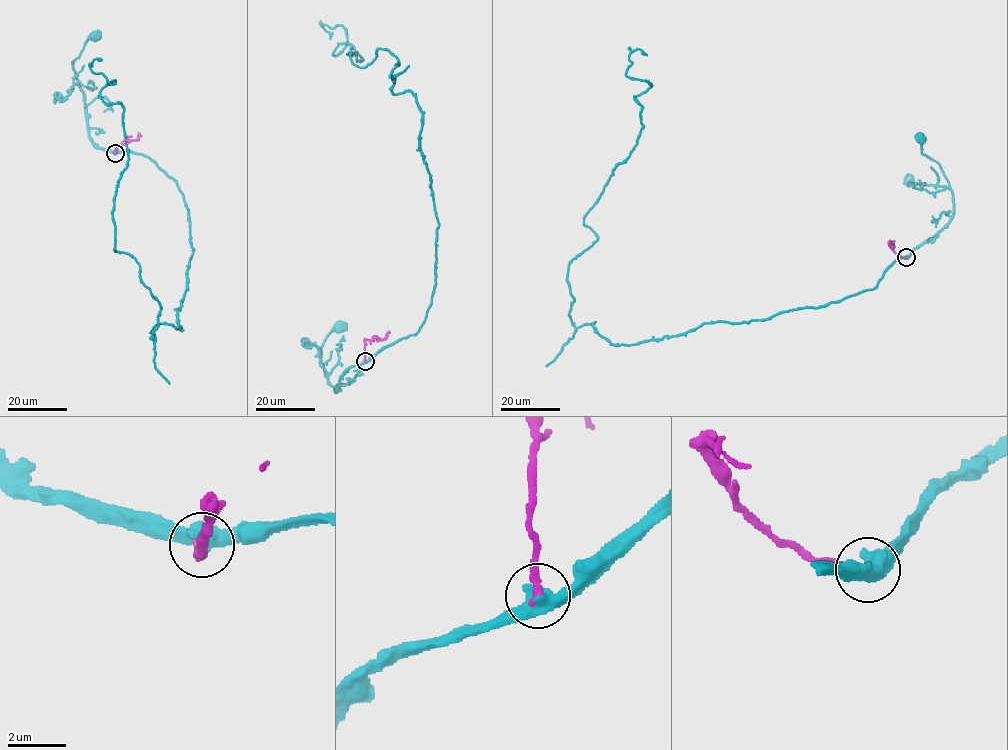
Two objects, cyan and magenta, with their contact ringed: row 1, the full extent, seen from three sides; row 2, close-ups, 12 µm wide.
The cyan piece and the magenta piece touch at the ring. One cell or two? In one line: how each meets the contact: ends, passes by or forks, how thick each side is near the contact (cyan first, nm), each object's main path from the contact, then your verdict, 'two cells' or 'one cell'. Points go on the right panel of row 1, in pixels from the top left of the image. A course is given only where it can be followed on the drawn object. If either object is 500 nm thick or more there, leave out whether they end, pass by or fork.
500 nm thick on the cyan side, 240 nm on the other; cyan runs (906, 258), (947, 224), (953, 211), (948, 180), (940, 165), (922, 153), (921, 138); magenta runs (906, 258), (894, 251), (890, 240); one cell

